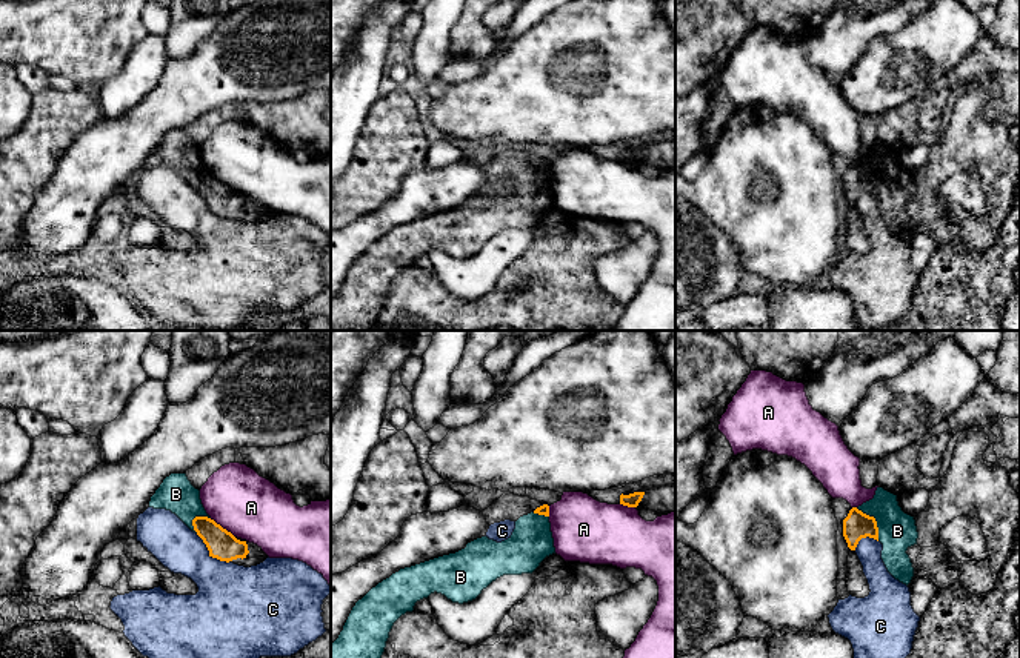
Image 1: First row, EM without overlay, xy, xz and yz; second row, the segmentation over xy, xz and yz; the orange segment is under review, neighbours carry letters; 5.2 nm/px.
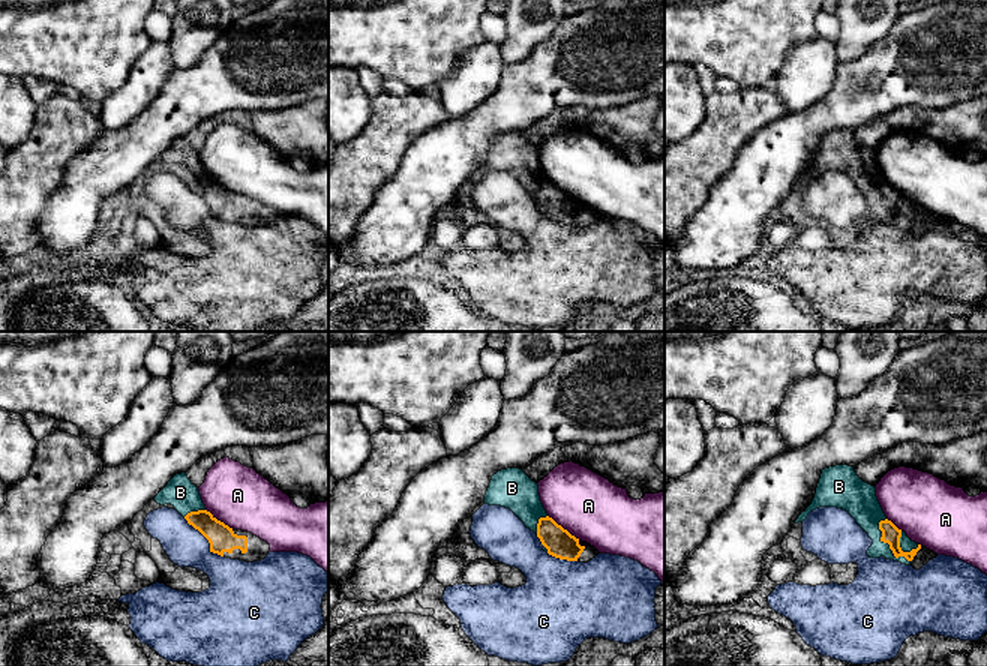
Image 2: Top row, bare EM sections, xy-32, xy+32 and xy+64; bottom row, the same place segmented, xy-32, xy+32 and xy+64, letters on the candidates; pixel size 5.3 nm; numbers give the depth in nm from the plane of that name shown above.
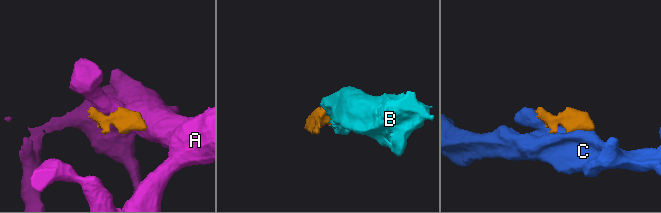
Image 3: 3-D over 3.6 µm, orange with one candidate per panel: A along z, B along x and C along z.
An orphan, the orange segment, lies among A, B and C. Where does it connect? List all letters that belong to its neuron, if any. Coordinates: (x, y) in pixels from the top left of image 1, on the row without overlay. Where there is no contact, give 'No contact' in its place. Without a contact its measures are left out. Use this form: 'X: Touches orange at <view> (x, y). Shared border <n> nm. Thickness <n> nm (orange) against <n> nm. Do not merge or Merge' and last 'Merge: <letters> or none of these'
A: Touches orange at xy (220, 182). Shared border 170 nm. Thickness 160 nm (orange) against 340 nm. Do not merge
B: Touches orange at yz (874, 176). Shared border 220 nm. Thickness 140 nm (orange) against 200 nm. Merge
C: Touches orange at xy (210, 209). Shared border 240 nm. Thickness 160 nm (orange) against 340 nm. Do not merge
Merge: B

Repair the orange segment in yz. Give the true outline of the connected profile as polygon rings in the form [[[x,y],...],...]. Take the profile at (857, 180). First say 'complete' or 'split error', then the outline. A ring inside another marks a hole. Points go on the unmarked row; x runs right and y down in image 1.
split error; [[[877,143],[872,155],[849,166],[843,175],[843,192],[851,206],[866,192],[880,197],[888,228],[906,241],[911,238],[914,223],[906,206],[917,200],[918,188],[914,172],[898,161],[897,151]]]

